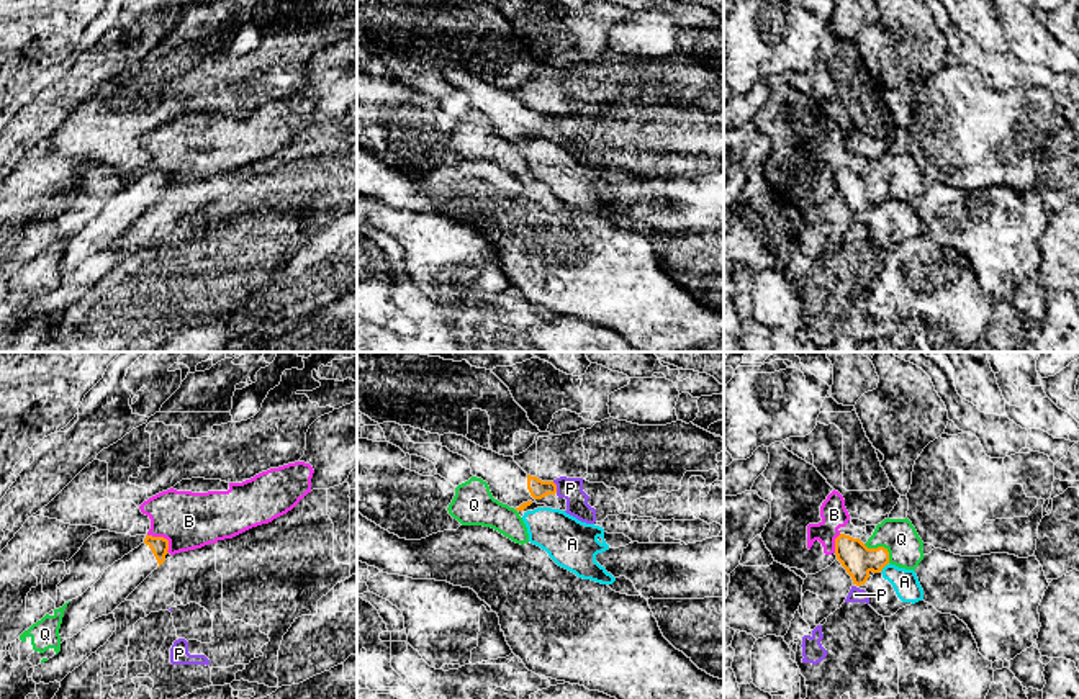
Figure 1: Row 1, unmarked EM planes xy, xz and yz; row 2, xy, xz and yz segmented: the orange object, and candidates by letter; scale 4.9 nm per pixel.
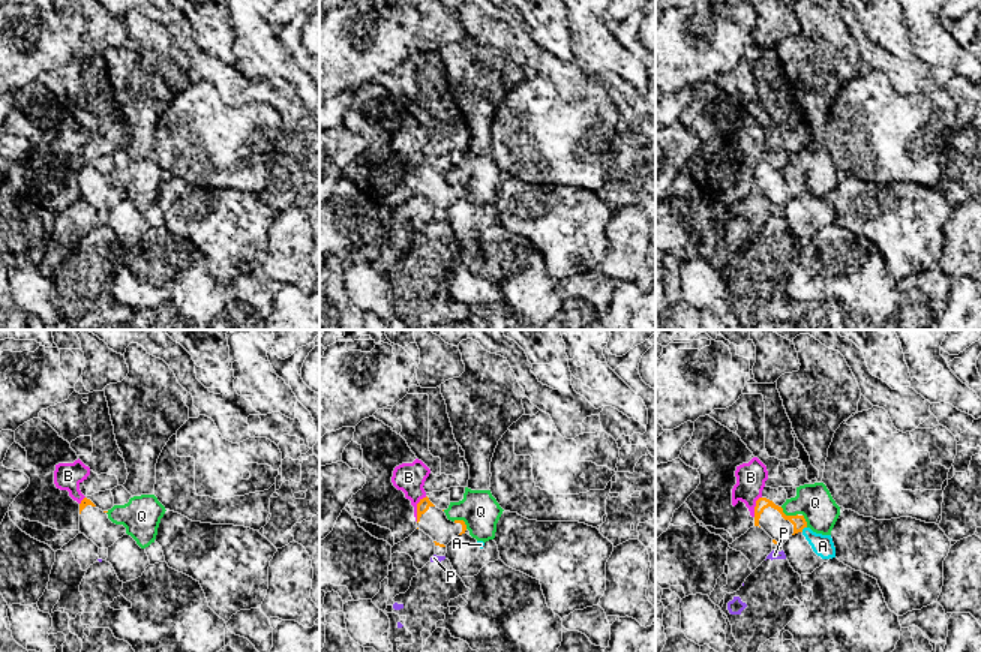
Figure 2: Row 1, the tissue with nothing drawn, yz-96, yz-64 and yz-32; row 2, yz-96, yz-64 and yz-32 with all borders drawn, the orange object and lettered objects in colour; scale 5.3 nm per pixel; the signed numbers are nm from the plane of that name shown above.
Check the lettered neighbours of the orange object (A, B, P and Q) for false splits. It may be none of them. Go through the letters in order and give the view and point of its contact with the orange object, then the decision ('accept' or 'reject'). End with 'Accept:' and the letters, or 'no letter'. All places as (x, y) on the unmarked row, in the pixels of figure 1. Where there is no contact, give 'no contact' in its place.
A: contact yz (884, 198); reject
B: contact xy (162, 171); reject
P: contact xz (555, 120); reject
Q: contact yz (881, 180); reject
Accept: no letter

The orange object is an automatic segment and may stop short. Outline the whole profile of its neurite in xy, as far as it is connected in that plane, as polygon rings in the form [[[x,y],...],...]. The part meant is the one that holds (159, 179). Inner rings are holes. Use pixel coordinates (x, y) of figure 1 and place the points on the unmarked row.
[[[146,169],[144,175],[105,203],[82,229],[72,232],[62,250],[61,272],[72,272],[92,254],[111,247],[164,195],[169,174]]]

